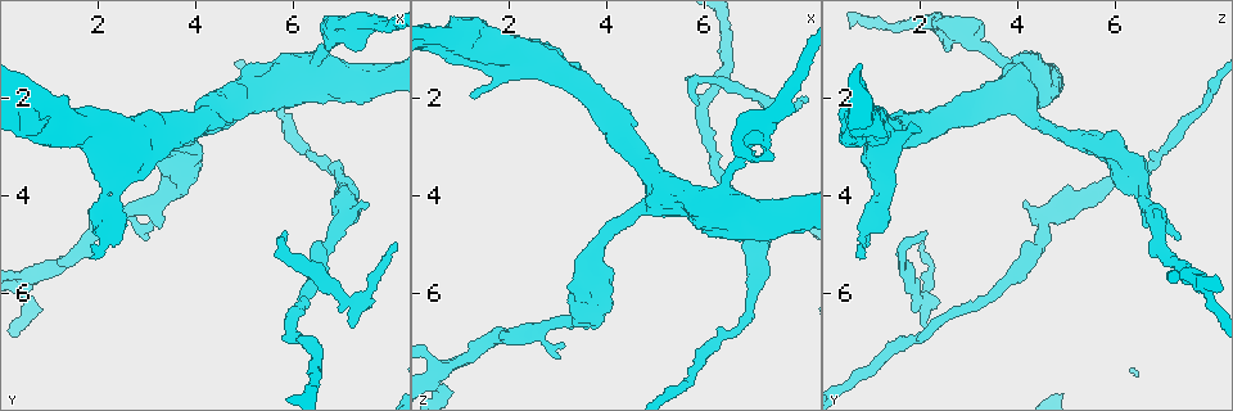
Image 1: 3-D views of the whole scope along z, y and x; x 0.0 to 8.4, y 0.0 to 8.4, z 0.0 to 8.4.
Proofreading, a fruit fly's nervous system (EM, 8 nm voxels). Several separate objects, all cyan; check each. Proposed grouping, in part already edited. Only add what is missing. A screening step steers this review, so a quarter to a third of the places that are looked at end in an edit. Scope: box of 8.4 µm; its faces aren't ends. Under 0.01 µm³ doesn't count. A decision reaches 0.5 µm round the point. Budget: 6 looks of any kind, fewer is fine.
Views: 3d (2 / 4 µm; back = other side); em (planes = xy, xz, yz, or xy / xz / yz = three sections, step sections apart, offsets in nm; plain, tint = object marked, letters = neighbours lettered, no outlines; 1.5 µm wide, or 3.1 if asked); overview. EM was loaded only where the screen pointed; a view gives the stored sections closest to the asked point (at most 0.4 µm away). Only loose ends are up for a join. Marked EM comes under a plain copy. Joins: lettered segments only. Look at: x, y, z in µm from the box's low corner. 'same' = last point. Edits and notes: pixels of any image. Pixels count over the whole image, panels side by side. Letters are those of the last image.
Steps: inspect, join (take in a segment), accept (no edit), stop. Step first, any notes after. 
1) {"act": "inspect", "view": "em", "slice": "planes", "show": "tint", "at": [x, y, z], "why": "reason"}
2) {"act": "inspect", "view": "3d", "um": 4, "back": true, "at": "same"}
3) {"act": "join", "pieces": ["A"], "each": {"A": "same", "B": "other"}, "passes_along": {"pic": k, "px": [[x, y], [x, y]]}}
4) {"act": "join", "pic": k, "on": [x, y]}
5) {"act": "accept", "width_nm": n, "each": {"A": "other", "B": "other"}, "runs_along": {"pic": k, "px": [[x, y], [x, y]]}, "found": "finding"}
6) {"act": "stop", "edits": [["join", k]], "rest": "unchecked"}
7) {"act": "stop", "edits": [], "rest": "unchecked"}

{"act": "inspect", "view": "3d", "um": 2, "back": true, "at": [3.25, 4.60, 6.70], "why": "free end"}

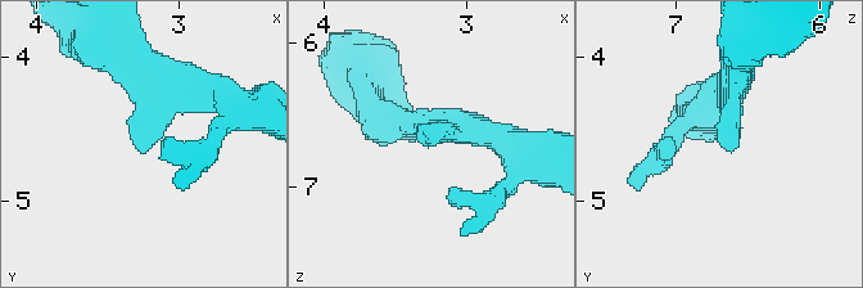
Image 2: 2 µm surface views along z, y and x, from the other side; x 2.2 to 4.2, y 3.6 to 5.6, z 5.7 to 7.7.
{"act": "inspect", "view": "em", "slice": "planes", "show": "letters", "at": [3.28, 4.64, 6.66]}

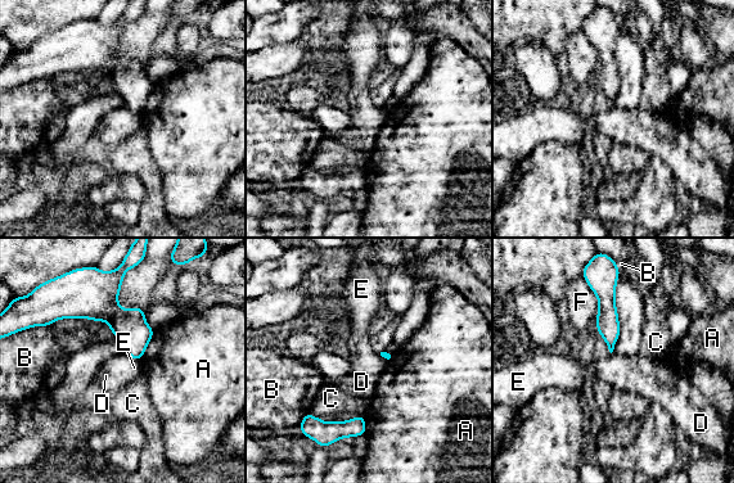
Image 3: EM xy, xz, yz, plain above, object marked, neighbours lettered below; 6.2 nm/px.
{"act": "accept", "each": {"A": "other", "B": "other", "C": "other", "D": "other", "E": "other", "F": "other"}, "border": {"pic": 3, "px": [[156, 330], [140, 360]]}, "found": "none of them fits"}

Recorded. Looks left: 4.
{"act": "inspect", "view": "3d", "um": 4, "at": [7.15, 6.65, 2.05], "why": "an open end"}

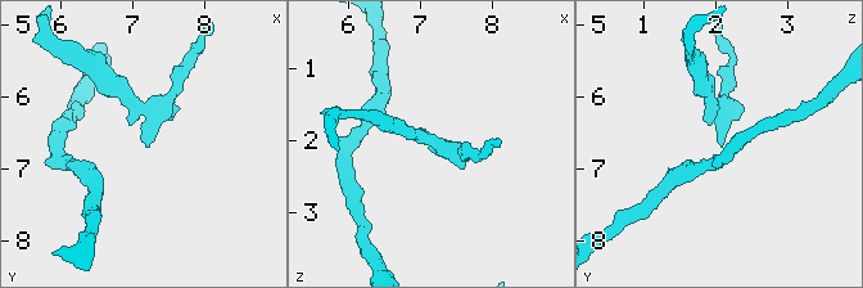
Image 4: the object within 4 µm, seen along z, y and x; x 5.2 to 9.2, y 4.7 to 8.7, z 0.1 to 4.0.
{"act": "inspect", "view": "em", "slice": "planes", "show": "tint", "at": [7.15, 6.70, 2.05]}

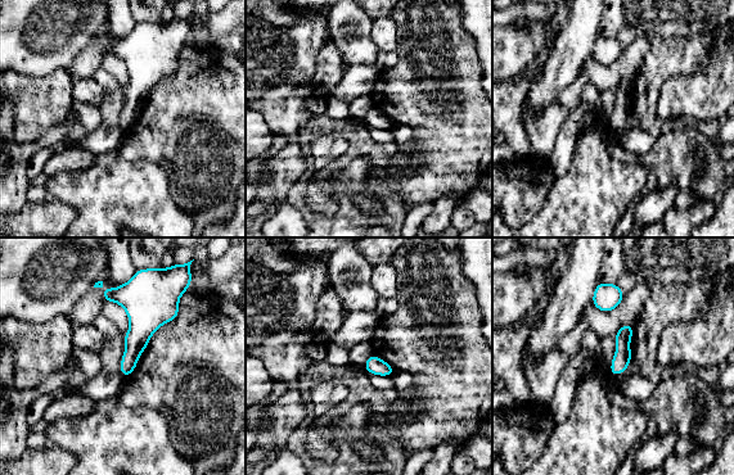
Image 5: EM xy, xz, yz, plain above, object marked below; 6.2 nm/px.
{"act": "inspect", "view": "em", "slice": "planes", "show": "letters", "at": "same"}

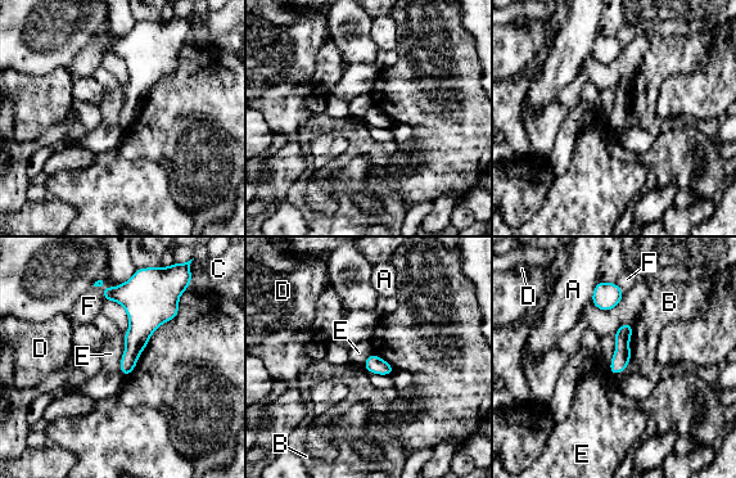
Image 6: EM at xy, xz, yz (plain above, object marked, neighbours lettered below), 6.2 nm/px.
{"act": "accept", "each": {"A": "other", "B": "other", "C": "other", "D": "other", "E": "other", "F": "other"}, "runs_along": {"pic": 6, "px": [[630, 327], [614, 370]]}, "found": "none of them fits"}

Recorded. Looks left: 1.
{"act": "stop", "edits": [], "rest": "unchecked"}

